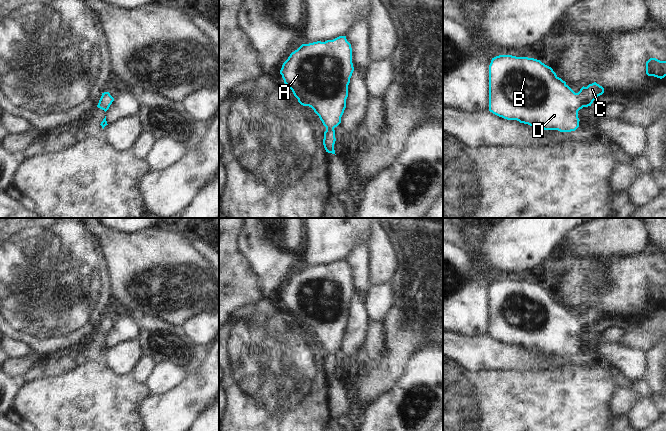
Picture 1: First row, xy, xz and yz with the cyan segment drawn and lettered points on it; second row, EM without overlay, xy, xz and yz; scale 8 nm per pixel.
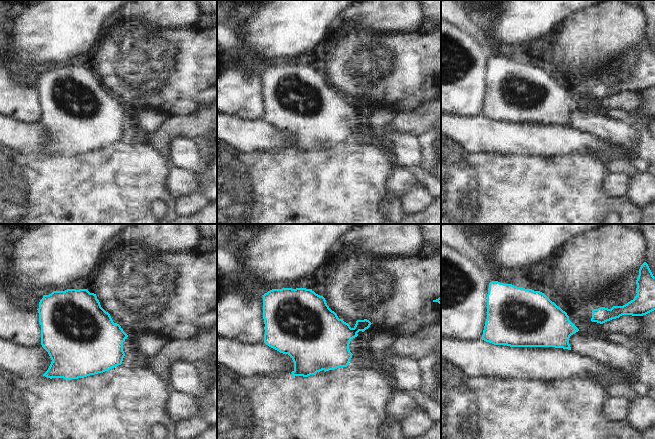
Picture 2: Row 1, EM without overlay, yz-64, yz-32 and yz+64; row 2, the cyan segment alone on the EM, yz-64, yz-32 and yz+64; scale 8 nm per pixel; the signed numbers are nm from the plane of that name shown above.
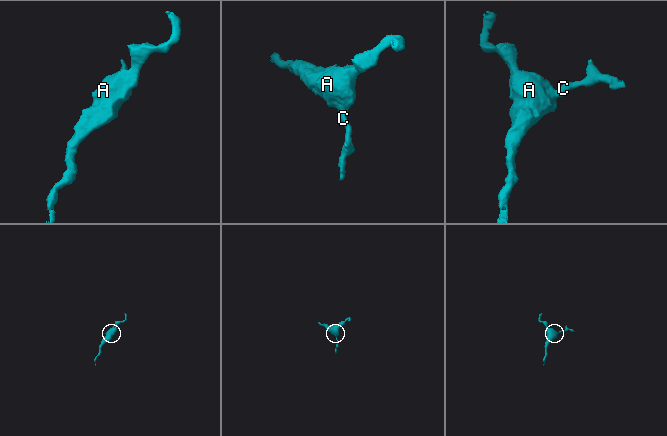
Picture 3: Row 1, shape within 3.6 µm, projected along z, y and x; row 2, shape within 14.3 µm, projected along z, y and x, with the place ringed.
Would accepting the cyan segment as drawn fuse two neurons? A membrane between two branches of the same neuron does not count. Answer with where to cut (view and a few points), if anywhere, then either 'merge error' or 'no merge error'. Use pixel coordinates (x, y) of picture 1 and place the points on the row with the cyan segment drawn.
no cut | no merge error

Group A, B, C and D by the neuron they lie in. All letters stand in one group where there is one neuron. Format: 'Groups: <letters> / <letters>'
Groups: A B C D.

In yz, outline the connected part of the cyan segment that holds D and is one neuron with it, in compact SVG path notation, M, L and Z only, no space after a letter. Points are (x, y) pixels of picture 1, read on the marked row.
M499 55L489 65L489 111L544 130L575 131L580 121L578 111L591 106L603 93L604 88L596 82L575 93L551 67L534 58Z

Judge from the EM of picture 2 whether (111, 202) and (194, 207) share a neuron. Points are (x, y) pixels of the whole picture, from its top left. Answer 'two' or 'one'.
two

